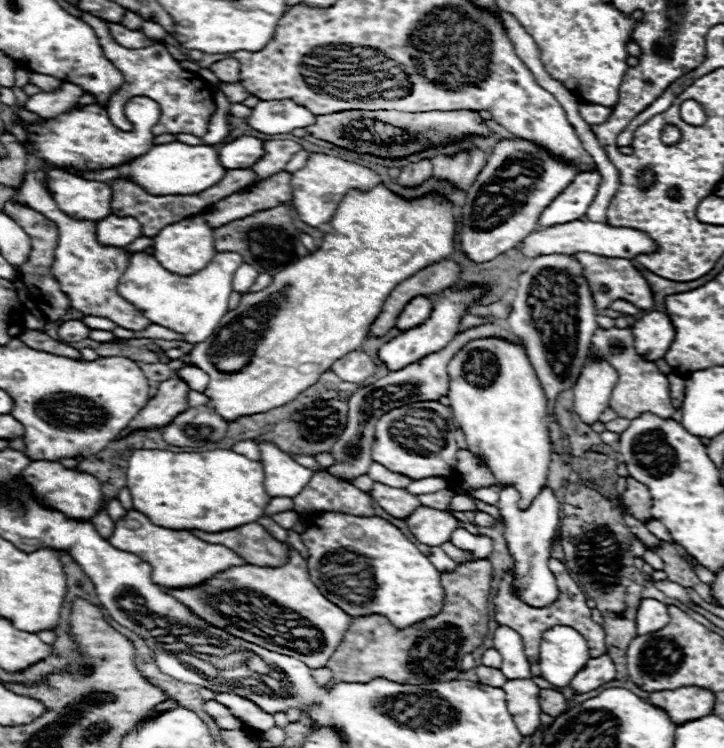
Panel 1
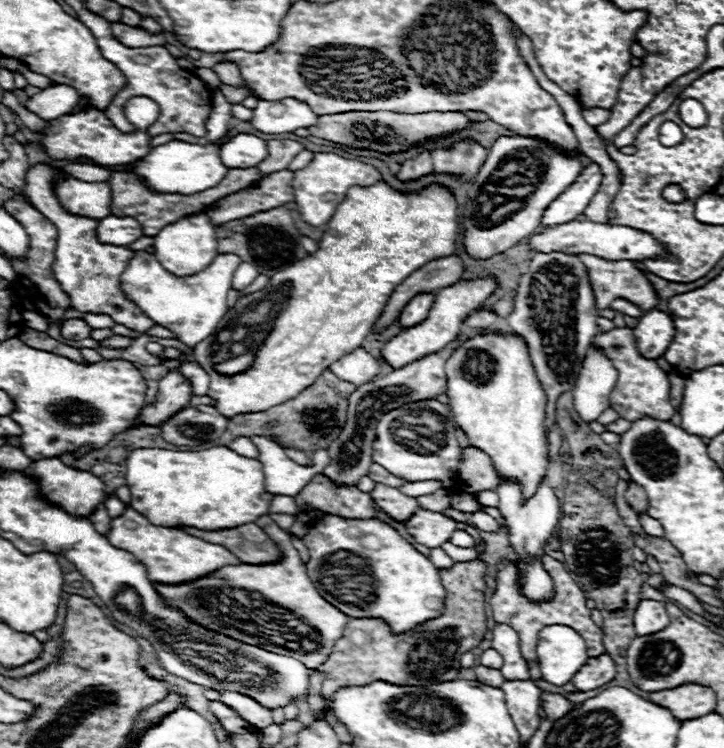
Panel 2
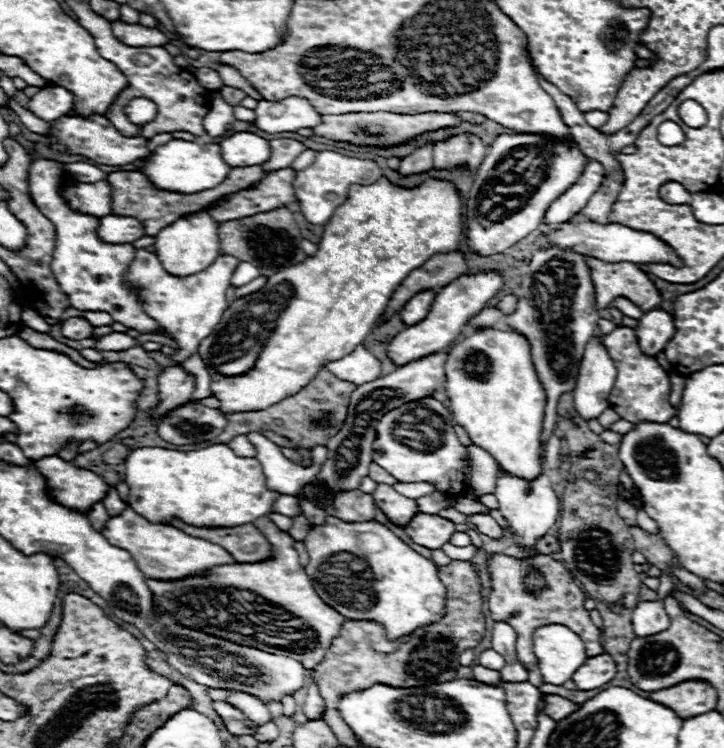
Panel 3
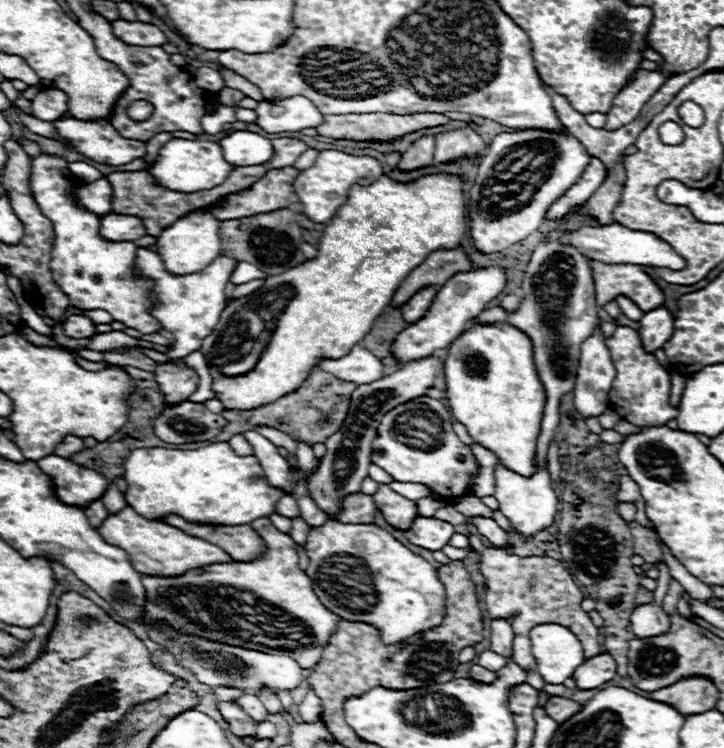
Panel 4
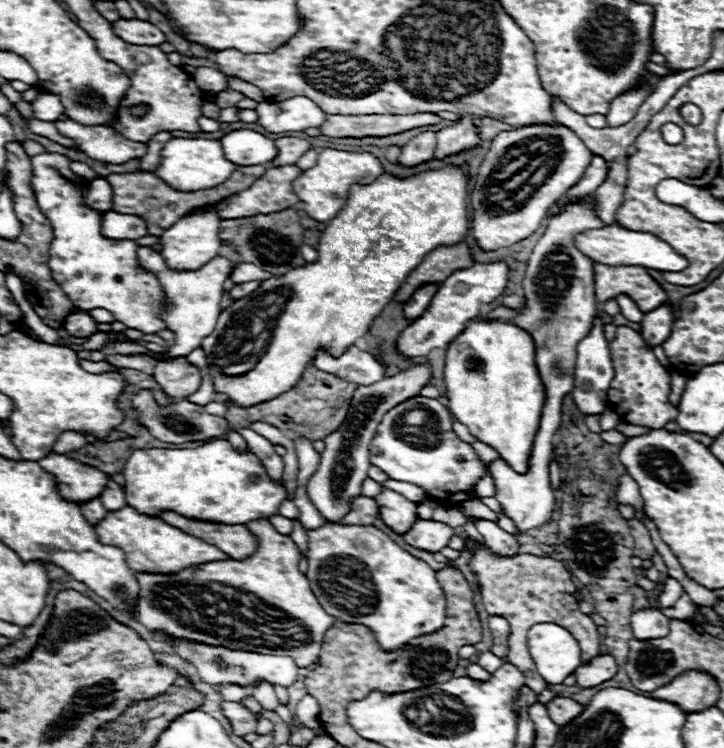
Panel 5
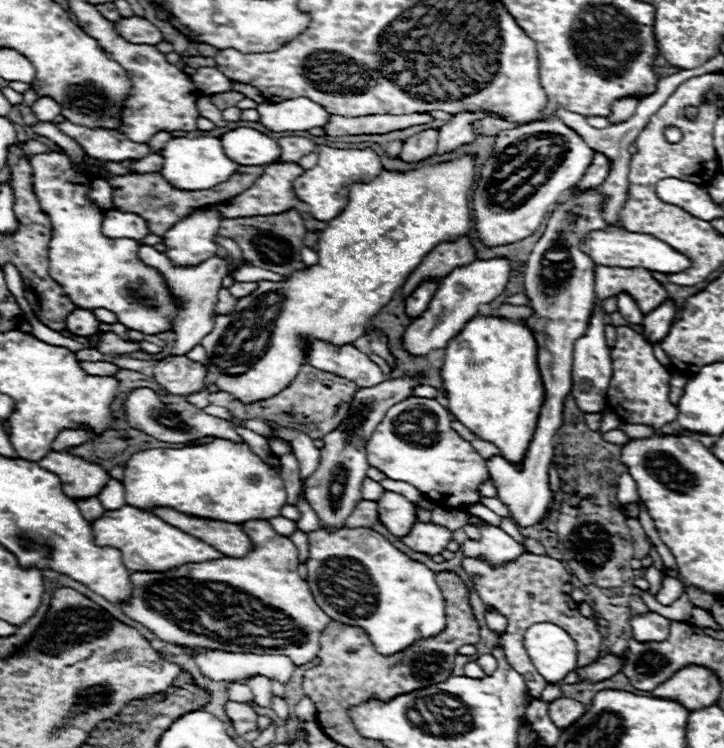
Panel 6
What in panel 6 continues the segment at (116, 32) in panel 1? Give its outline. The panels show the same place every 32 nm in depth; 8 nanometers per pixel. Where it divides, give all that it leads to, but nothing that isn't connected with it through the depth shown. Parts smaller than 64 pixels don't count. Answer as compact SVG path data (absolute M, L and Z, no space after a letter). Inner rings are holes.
M140 16L122 18L120 22L116 22L116 32L134 44L154 46L154 44L162 42L160 30L152 22L148 22L146 18L140 18Z

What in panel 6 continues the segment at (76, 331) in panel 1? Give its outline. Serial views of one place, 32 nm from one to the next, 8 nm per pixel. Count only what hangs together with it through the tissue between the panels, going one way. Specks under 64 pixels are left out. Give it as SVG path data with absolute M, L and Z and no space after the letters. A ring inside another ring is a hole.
M76 308L68 314L66 318L66 328L68 332L76 334L76 336L92 336L98 332L98 320L92 314L92 310L84 310L84 308Z

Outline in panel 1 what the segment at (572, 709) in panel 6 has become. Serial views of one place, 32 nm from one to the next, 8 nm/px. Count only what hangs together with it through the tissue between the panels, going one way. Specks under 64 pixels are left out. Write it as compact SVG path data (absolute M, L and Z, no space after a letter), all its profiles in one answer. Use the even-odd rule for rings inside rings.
M542 690L542 692L540 692L540 708L542 708L544 714L556 718L556 716L564 714L564 712L570 708L570 704L566 702L566 698L564 698L562 692Z

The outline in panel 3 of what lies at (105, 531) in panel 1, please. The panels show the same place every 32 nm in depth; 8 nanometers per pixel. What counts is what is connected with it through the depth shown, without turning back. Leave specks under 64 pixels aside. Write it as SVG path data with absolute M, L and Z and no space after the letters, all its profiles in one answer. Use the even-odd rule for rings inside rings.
M96 502L88 512L86 512L86 516L88 516L88 520L90 520L90 524L100 532L102 530L102 526L104 526L104 522L110 518L108 516L108 512L106 512L106 508L104 508L104 504L102 502Z

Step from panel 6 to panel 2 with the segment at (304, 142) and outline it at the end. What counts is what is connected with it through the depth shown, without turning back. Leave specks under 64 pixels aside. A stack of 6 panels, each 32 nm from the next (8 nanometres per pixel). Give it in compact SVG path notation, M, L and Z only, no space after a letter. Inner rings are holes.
M270 140L268 142L268 158L264 162L260 162L258 168L264 176L284 170L292 162L292 158L296 154L300 154L302 150L304 150L304 146L294 140Z

